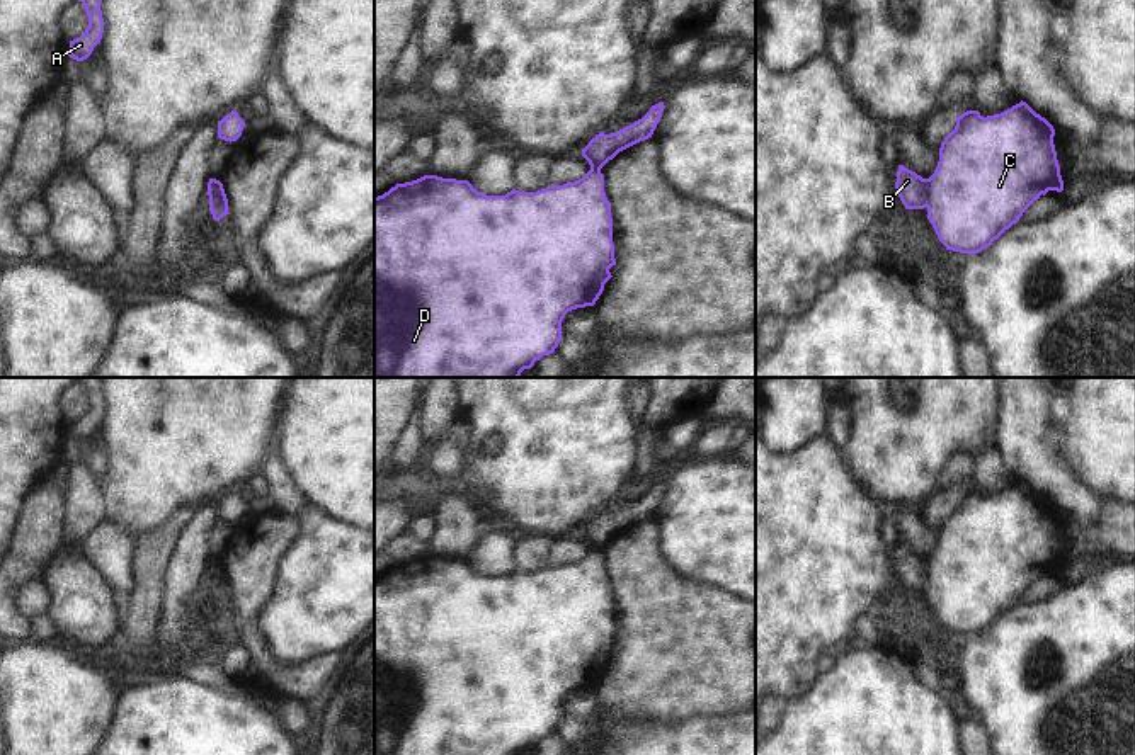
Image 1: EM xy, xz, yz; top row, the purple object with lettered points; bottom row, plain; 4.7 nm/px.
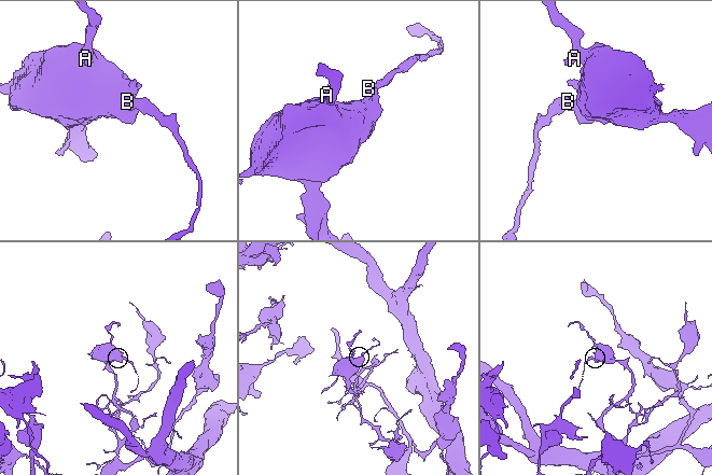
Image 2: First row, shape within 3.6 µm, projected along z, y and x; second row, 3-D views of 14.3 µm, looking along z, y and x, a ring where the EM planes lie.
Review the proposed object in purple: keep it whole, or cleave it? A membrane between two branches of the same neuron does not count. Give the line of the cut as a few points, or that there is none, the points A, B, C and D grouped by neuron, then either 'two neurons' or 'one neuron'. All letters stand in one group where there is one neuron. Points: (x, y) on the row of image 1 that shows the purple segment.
xy (215, 179), (211, 186), (215, 198), (227, 204) | A C D / B | two neurons

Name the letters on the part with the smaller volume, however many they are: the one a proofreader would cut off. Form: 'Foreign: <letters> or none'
Foreign: B

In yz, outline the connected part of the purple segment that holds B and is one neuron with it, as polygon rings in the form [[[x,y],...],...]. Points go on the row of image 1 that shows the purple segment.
[[[898,165],[895,189],[905,209],[924,209],[927,206],[927,179],[922,179],[904,165]]]

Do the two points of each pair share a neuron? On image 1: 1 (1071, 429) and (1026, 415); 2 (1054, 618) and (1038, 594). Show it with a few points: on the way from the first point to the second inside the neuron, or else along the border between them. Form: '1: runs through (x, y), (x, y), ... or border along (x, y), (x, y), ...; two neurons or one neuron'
1: border along (1052, 403), (1049, 427), (1062, 459); two neurons
2: border along (1067, 585), (1040, 601), (1018, 604); two neurons

